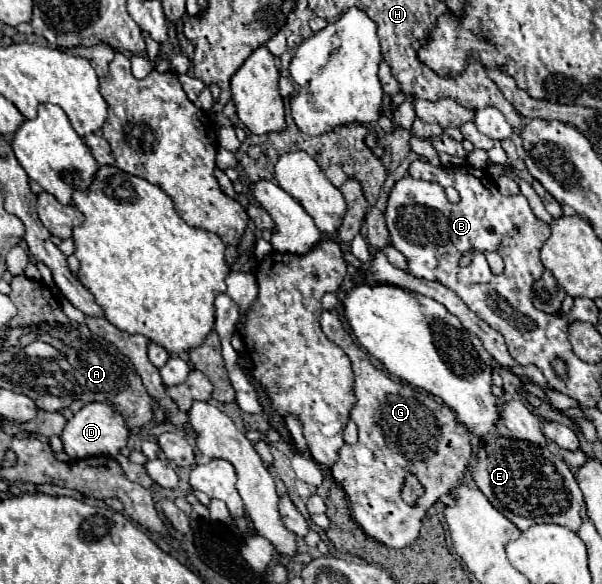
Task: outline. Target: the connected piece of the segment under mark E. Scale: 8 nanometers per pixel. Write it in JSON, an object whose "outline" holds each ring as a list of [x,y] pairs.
{"outline":[[[491,437],[487,445],[479,447],[471,473],[491,505],[521,531],[535,523],[557,523],[571,531],[577,531],[581,525],[581,511],[585,507],[581,489],[565,461],[551,455],[547,447],[507,437]]]}

